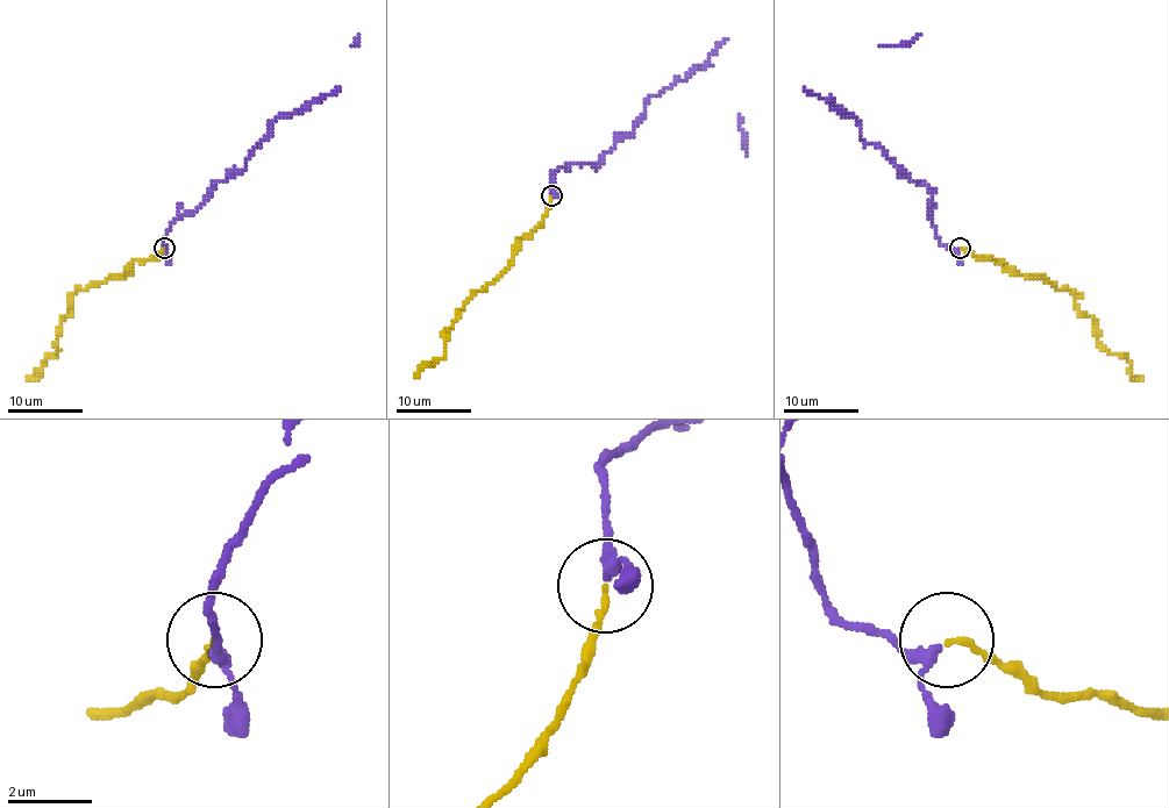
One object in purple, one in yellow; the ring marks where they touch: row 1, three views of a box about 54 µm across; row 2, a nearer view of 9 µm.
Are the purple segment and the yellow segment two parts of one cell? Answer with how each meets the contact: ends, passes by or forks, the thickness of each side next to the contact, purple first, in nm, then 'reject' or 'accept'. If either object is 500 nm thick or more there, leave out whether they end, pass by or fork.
purple passes by; yellow ends there; 220 nm thick on the purple side, 130 nm on the other; accept

